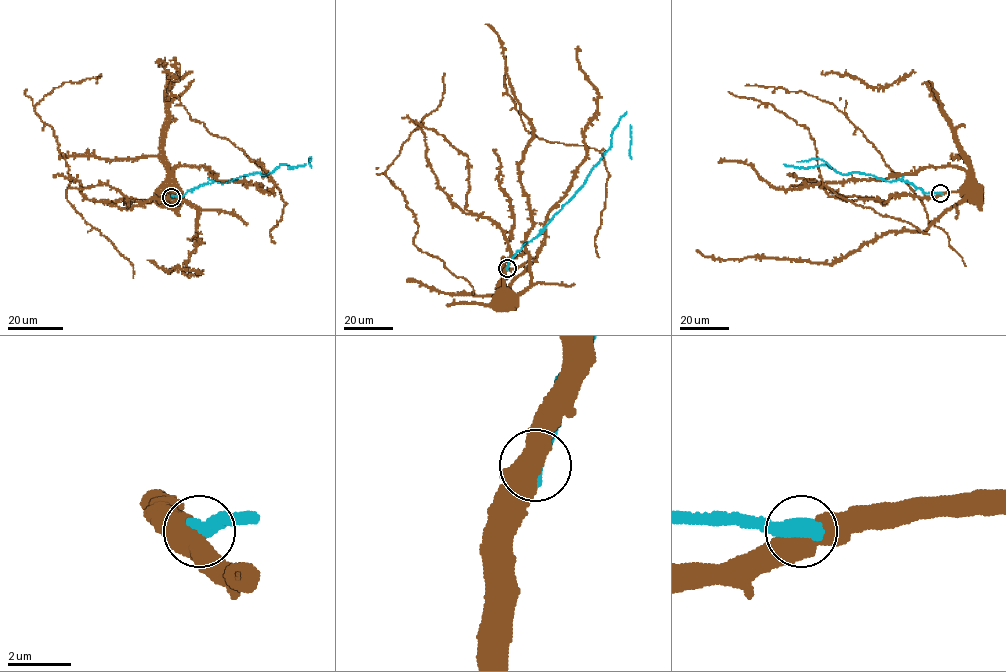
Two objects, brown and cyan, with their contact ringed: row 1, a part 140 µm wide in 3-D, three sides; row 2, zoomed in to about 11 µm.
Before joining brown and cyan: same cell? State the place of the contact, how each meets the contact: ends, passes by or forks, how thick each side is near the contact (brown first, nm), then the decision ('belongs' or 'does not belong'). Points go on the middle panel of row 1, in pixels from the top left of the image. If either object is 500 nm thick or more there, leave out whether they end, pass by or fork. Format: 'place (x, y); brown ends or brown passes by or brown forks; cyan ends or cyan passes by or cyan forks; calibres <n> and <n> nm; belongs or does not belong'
place (507, 268); calibres 600 and 600 nm; does not belong

